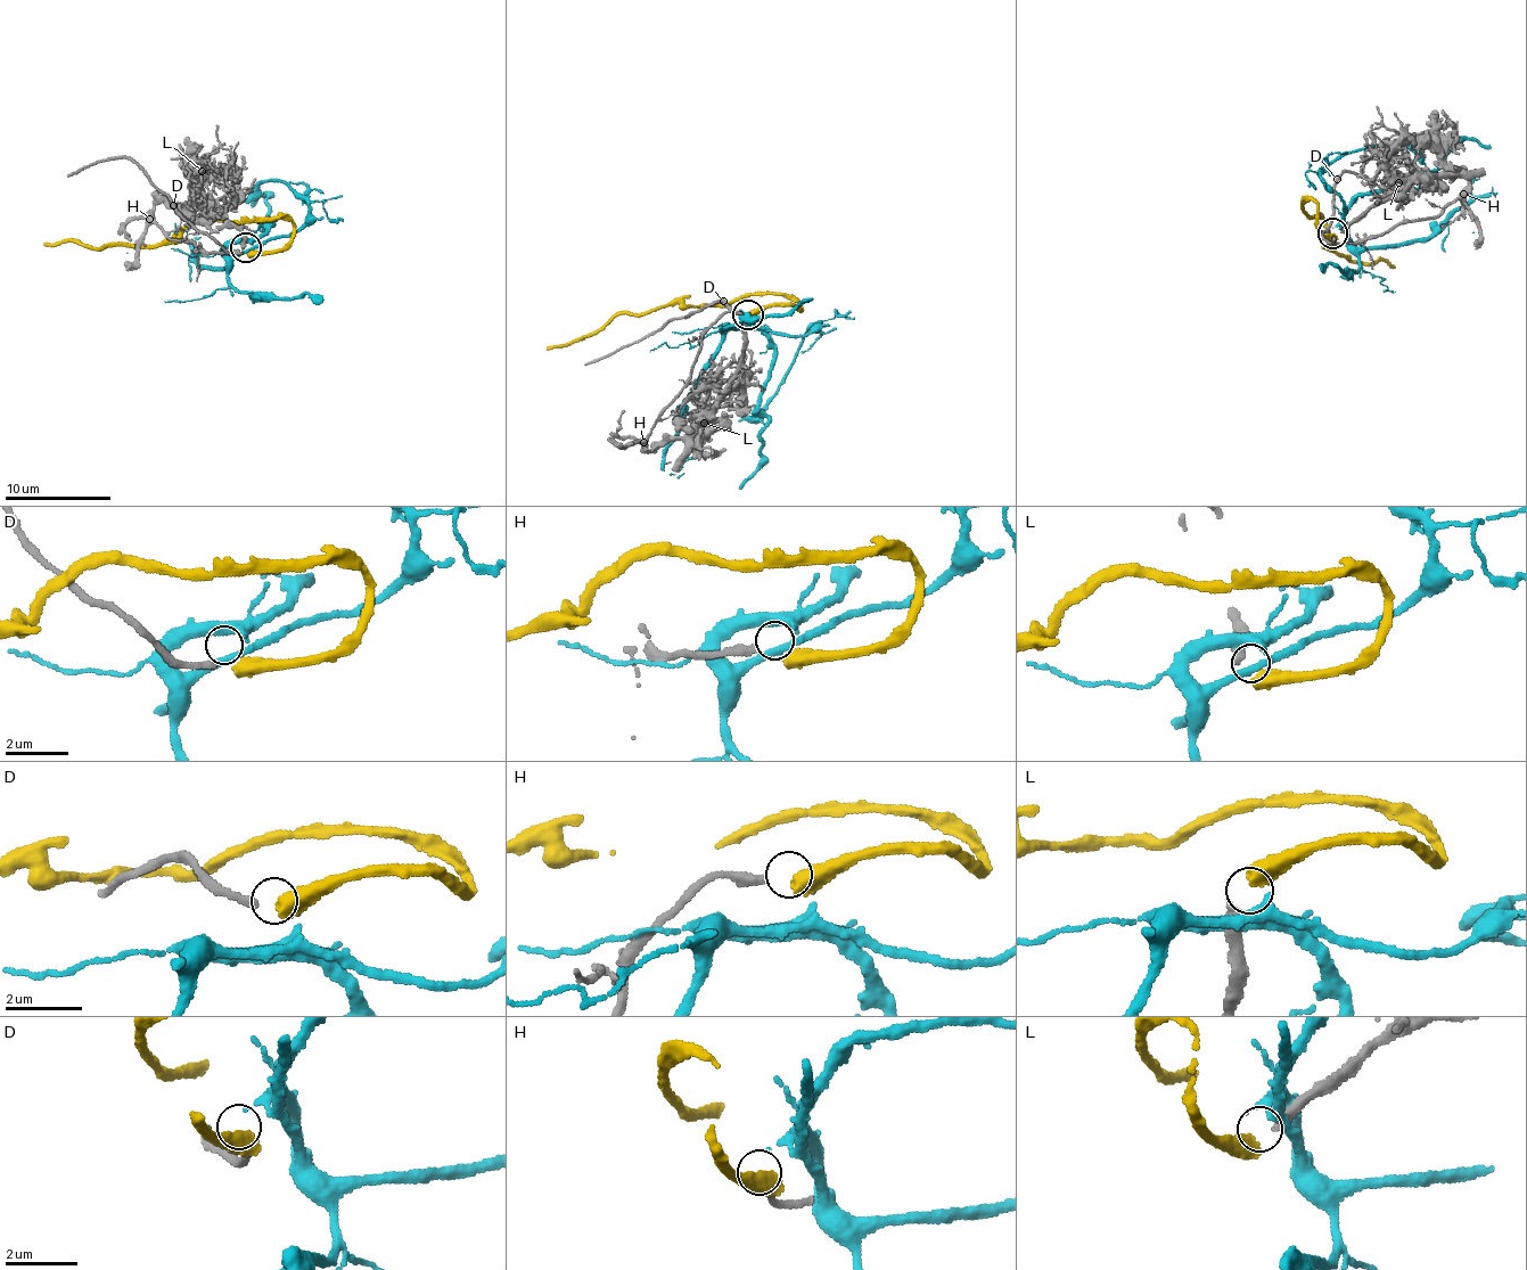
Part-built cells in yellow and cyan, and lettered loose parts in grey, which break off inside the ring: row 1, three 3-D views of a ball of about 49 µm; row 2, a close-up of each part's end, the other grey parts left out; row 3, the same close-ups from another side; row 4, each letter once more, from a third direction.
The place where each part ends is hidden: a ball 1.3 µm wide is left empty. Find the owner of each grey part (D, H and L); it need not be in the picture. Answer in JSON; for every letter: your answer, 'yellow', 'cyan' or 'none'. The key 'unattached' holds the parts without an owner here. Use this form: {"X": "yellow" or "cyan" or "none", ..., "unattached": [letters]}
{"D": "cyan", "H": "none", "L": "yellow", "unattached": ["H"]}

